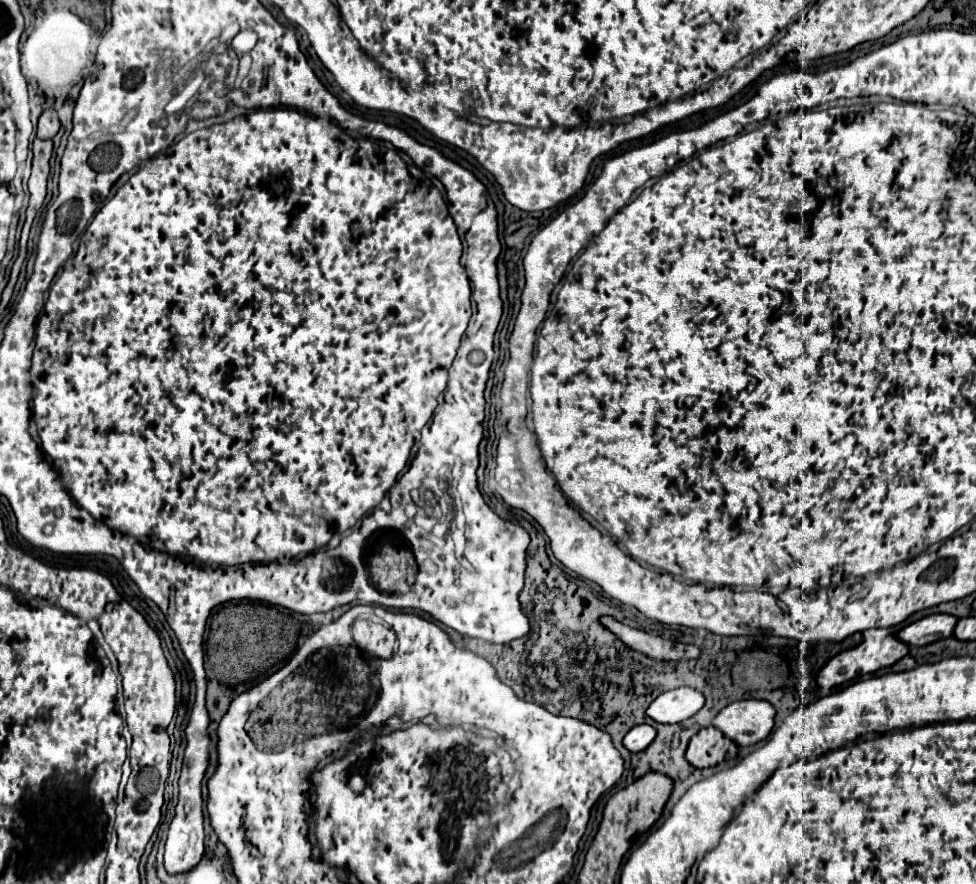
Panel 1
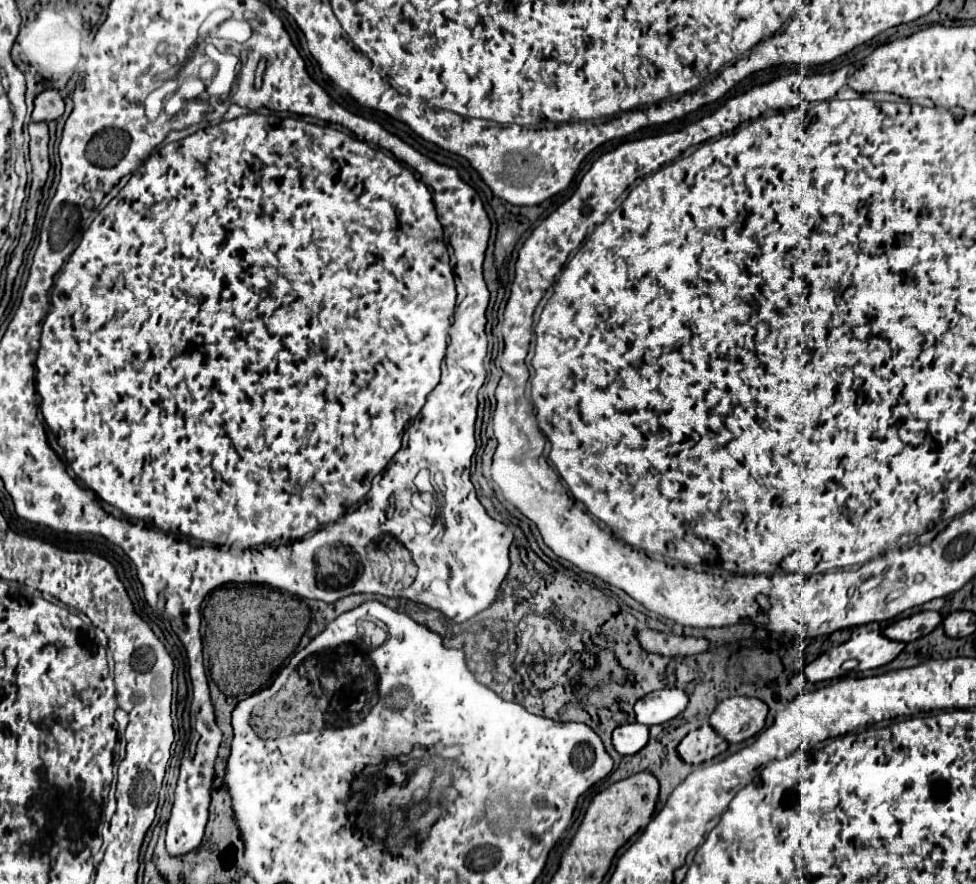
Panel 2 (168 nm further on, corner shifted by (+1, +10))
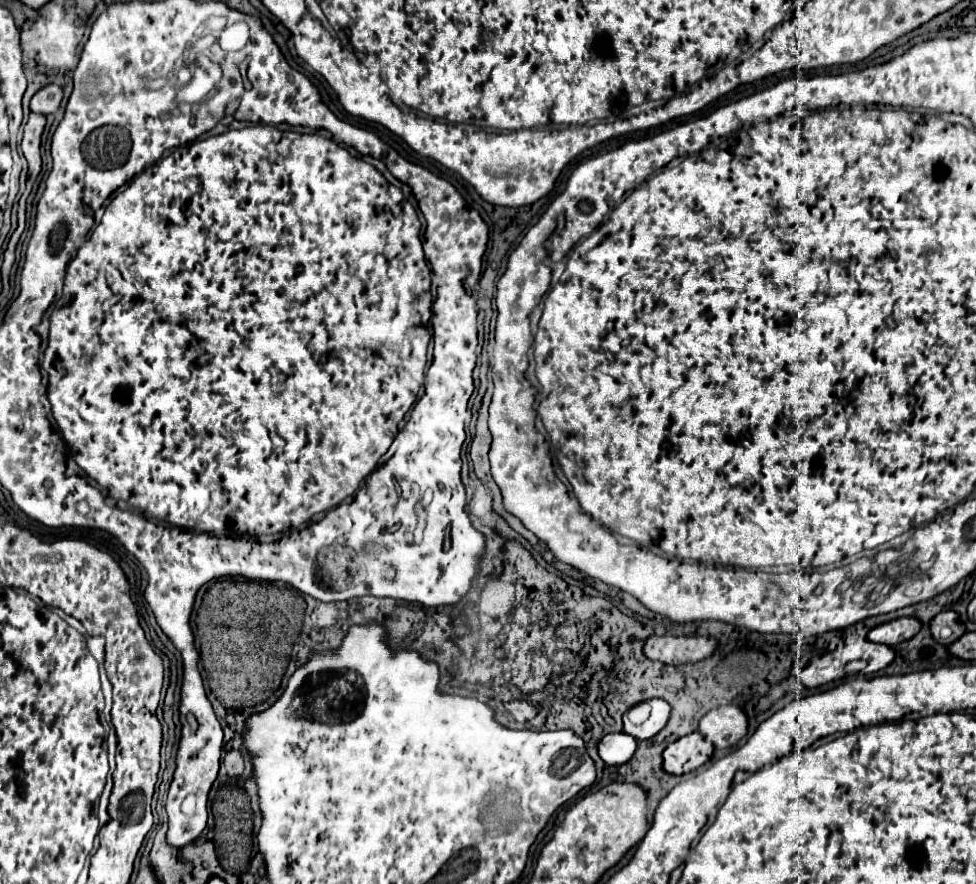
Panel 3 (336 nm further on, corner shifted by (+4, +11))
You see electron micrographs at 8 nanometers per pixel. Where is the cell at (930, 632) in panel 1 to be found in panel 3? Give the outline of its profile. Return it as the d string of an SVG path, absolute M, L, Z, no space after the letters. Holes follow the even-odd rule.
M900 617L900 619L894 619L890 623L882 623L882 625L874 627L868 633L868 639L876 641L876 643L898 645L902 641L912 639L920 631L920 627L922 627L922 623L916 617Z

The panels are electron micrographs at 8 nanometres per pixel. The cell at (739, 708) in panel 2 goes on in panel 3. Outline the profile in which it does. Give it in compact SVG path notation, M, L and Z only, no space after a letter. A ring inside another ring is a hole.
M724 705L708 711L698 729L718 749L734 747L748 733L748 715L740 705Z

